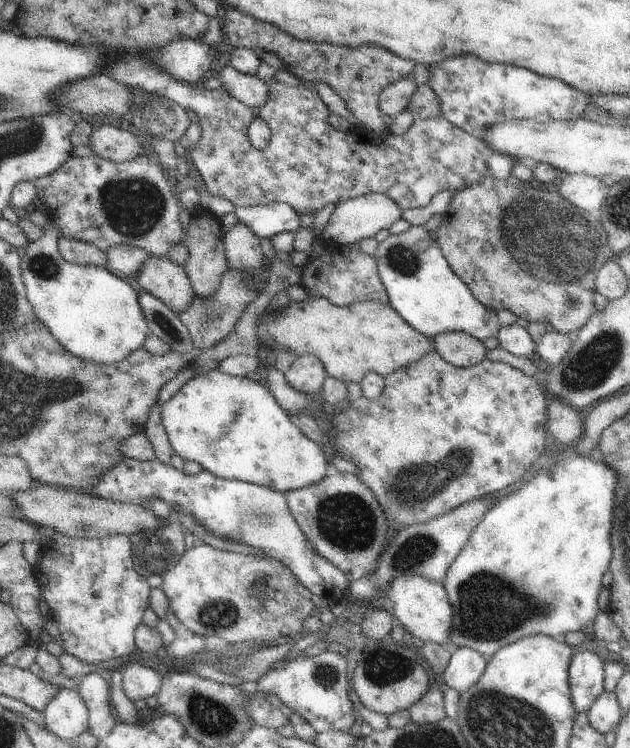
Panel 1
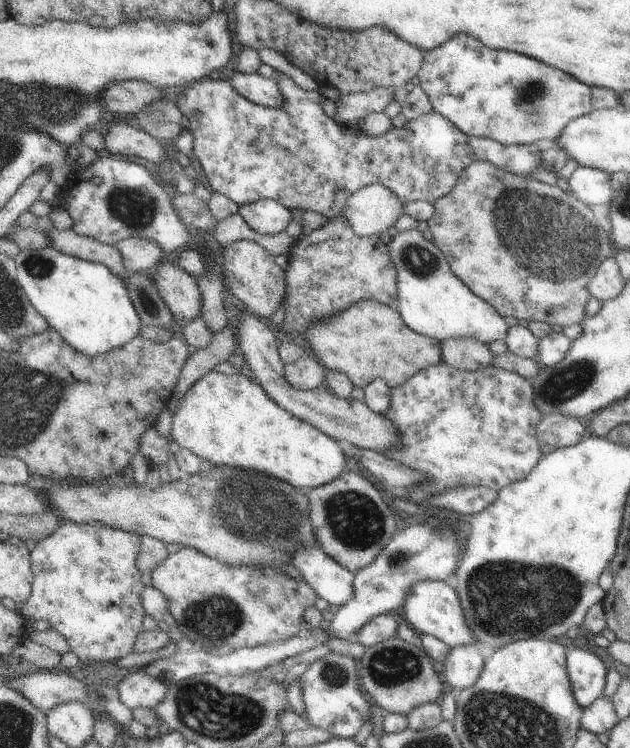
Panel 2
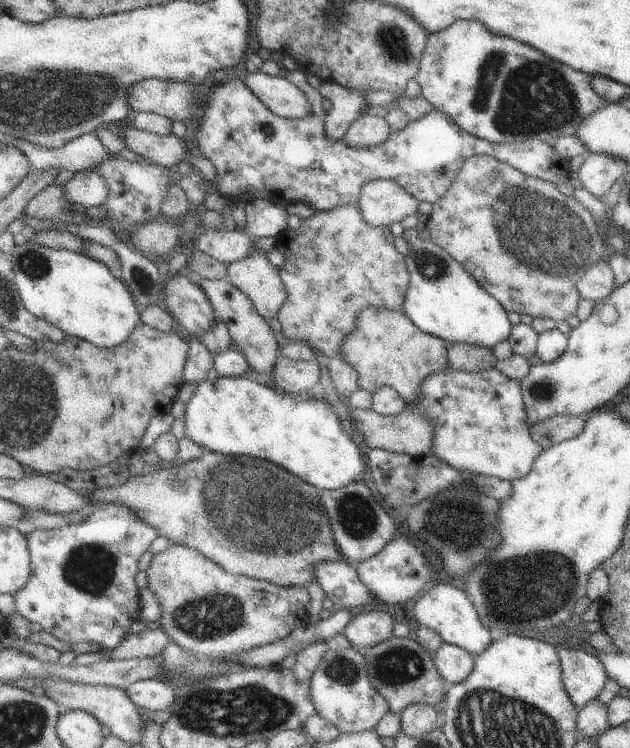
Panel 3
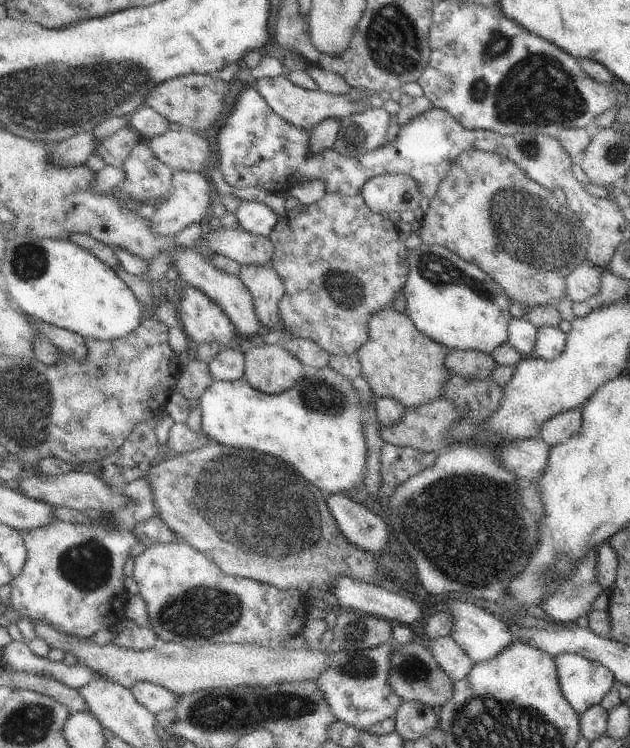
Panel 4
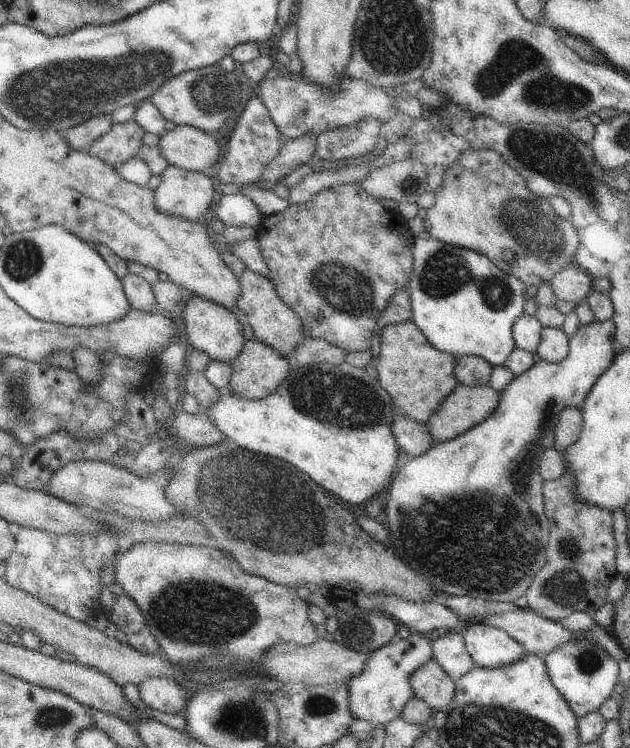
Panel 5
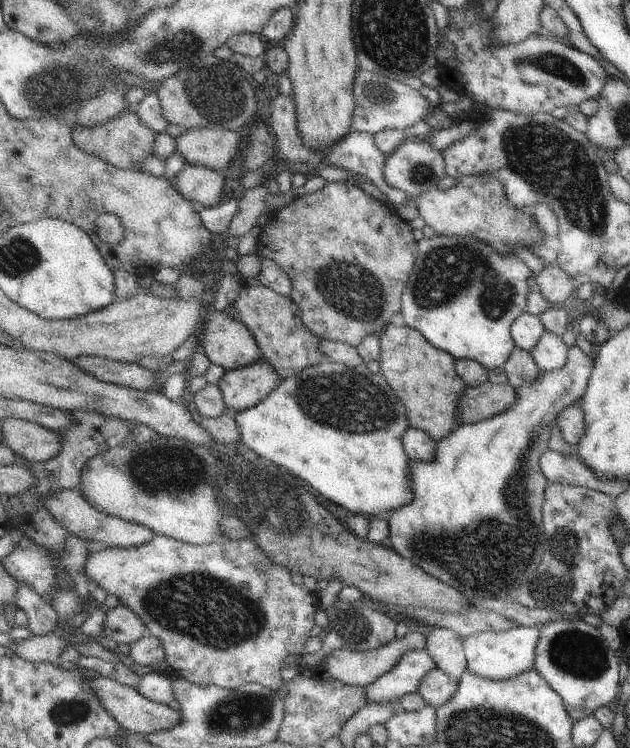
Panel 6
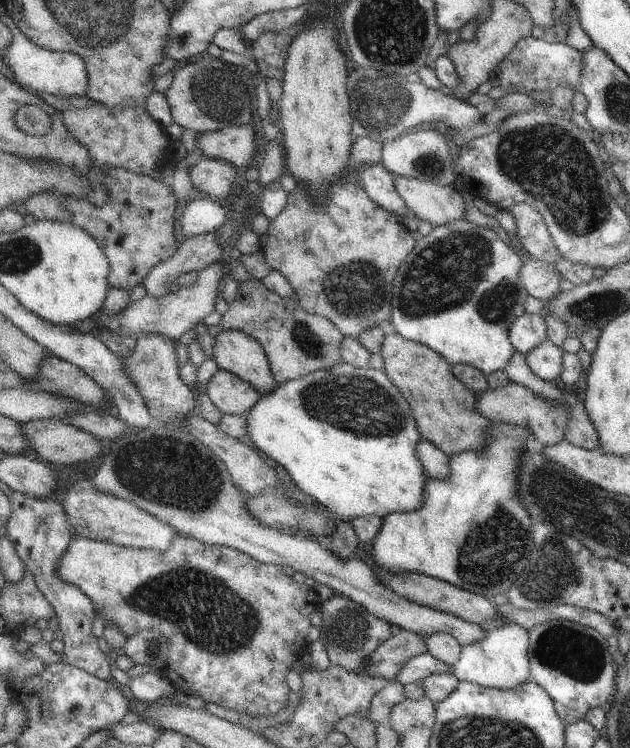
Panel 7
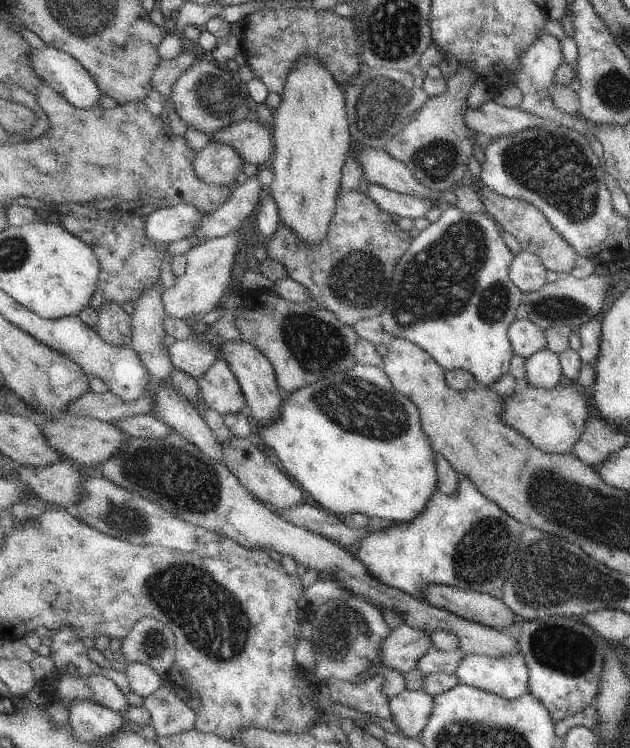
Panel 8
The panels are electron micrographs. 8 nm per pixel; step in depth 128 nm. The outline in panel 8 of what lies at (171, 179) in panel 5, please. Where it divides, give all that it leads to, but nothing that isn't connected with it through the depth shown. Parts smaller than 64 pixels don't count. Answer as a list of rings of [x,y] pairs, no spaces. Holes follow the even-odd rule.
[[[209,140],[206,148],[195,155],[194,176],[208,184],[234,188],[244,163],[242,156],[228,144]]]

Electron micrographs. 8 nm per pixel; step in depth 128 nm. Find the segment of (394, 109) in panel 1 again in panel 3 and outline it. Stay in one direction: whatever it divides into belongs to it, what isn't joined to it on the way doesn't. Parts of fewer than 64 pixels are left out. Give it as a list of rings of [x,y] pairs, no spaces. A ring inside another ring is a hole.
[[[324,81],[318,90],[324,99],[332,101],[325,124],[327,140],[340,141],[348,128],[362,116],[362,109],[370,107],[364,99],[367,91],[350,90],[330,81]]]

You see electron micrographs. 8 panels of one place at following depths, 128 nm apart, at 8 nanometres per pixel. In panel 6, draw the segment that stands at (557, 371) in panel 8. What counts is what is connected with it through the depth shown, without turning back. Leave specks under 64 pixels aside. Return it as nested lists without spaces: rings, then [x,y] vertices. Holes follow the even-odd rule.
[[[545,332],[529,353],[540,373],[559,370],[567,362],[567,348],[556,334]]]

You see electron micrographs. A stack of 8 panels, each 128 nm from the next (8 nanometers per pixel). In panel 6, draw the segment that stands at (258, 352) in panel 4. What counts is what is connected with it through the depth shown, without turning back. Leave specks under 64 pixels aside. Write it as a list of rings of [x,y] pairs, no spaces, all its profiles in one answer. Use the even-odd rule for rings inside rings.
[[[263,358],[247,368],[226,371],[218,382],[226,410],[240,413],[257,406],[281,380]]]

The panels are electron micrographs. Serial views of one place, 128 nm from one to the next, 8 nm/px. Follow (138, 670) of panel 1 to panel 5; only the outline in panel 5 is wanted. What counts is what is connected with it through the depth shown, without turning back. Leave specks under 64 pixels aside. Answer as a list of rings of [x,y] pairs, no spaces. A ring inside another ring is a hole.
[[[149,677],[144,683],[139,686],[140,699],[154,710],[173,714],[186,707],[187,700],[191,695],[187,692],[186,684],[179,684],[174,679],[168,677]]]

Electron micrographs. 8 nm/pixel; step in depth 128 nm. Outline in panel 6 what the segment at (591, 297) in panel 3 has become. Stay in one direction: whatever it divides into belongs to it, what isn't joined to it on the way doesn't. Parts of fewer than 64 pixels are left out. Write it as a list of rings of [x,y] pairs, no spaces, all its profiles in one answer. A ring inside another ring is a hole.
[[[546,263],[542,272],[533,276],[538,285],[535,291],[539,291],[549,303],[553,303],[556,307],[564,307],[573,302],[576,287],[556,263]]]

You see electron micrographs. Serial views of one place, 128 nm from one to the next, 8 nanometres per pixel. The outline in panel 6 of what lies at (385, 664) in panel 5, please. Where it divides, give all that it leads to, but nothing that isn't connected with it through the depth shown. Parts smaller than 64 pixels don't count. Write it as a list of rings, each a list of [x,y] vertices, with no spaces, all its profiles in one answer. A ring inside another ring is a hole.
[[[426,650],[409,651],[390,673],[384,674],[365,688],[367,704],[399,704],[406,694],[418,691],[422,678],[434,668],[437,668],[436,664],[429,658]]]

